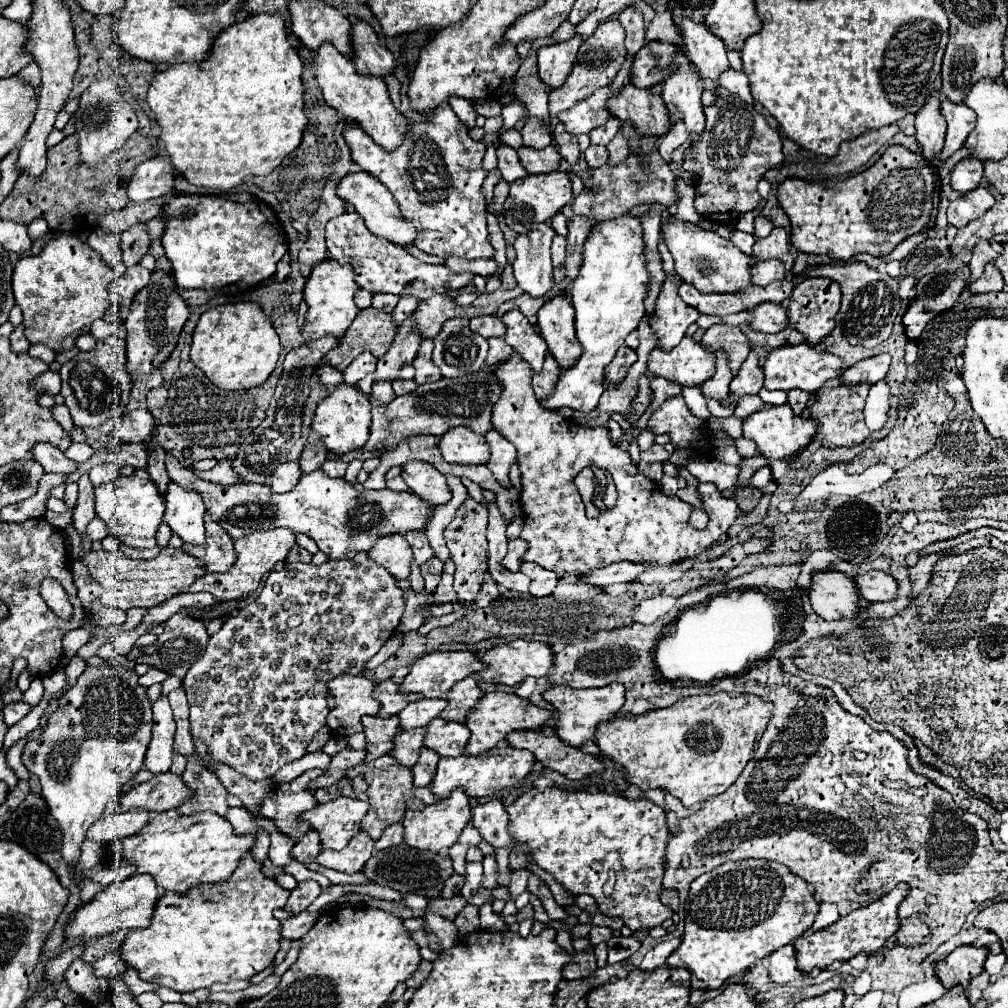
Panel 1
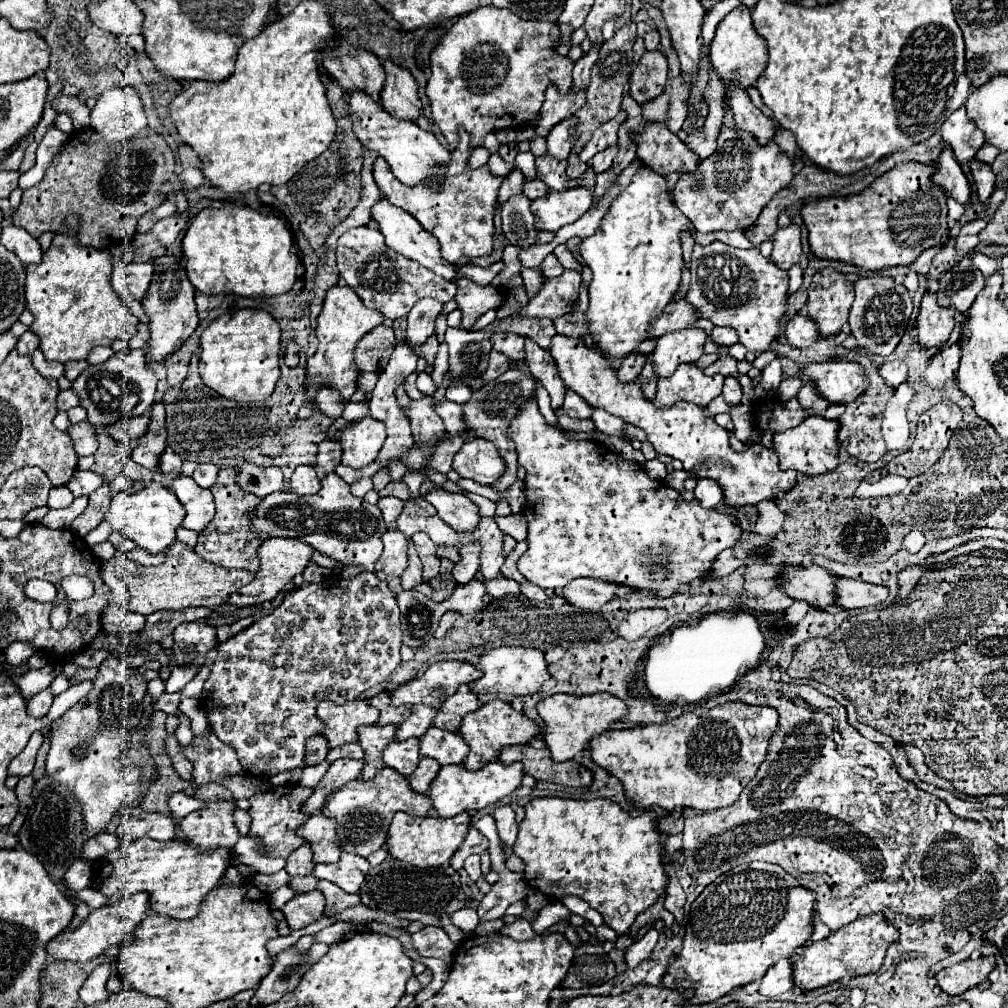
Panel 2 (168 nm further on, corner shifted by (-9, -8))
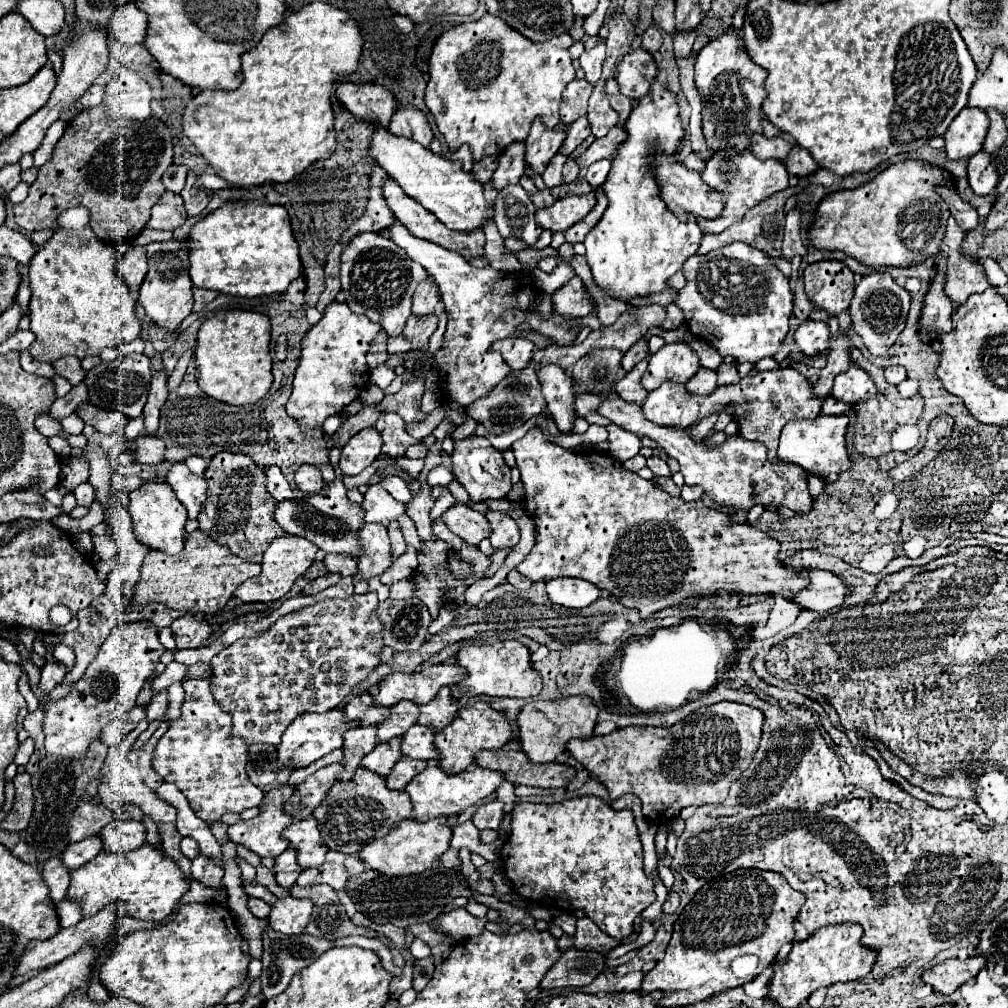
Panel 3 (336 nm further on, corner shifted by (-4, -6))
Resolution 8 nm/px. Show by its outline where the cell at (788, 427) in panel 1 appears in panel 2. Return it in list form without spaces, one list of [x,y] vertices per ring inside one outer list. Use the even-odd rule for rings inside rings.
[[[809,416],[803,420],[803,424],[789,428],[781,434],[775,434],[773,436],[773,448],[779,454],[779,468],[781,470],[793,468],[793,470],[807,474],[807,476],[817,476],[817,474],[825,474],[825,472],[835,470],[839,464],[837,432],[839,432],[839,422]]]

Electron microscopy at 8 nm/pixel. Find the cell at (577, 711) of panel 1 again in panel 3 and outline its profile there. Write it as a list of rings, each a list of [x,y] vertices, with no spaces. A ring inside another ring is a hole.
[[[568,696],[568,698],[560,698],[560,700],[534,700],[528,702],[520,714],[518,714],[518,726],[520,726],[520,744],[522,750],[528,754],[528,758],[536,764],[542,762],[554,762],[558,754],[566,752],[566,744],[572,738],[590,738],[594,732],[598,720],[598,706],[592,702],[592,698],[588,696]]]

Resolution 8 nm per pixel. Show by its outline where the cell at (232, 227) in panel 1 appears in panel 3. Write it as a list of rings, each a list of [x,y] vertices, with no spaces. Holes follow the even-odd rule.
[[[226,202],[192,226],[186,248],[194,286],[230,296],[280,294],[286,292],[292,280],[302,276],[298,244],[292,242],[290,218],[280,204]]]

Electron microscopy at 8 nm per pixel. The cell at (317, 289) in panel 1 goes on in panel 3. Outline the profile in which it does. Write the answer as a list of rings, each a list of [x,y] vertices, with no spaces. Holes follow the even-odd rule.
[[[334,300],[326,306],[318,324],[314,324],[302,340],[302,356],[294,374],[294,388],[286,410],[300,422],[304,430],[320,428],[332,414],[340,414],[352,400],[360,396],[360,390],[368,384],[366,352],[372,338],[382,326],[354,314],[346,302]]]

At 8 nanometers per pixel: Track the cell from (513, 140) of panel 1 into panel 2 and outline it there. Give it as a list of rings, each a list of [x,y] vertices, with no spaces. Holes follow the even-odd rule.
[[[519,152],[515,162],[527,180],[535,180],[535,156],[531,152]]]

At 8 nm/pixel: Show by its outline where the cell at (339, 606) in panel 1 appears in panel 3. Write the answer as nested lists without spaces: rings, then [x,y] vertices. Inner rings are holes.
[[[370,590],[366,594],[352,594],[348,598],[328,598],[328,600],[322,600],[322,602],[314,602],[310,606],[304,606],[304,608],[298,608],[298,610],[294,610],[290,614],[280,616],[268,630],[260,632],[258,636],[254,636],[254,638],[240,638],[234,644],[226,646],[222,652],[218,652],[212,658],[212,662],[210,662],[212,664],[210,690],[214,694],[214,700],[220,704],[220,708],[232,716],[232,734],[240,736],[248,746],[258,744],[258,742],[266,742],[266,744],[278,746],[284,730],[290,726],[290,722],[298,714],[302,714],[302,712],[324,712],[324,710],[330,710],[330,708],[338,708],[342,704],[342,700],[352,692],[352,688],[358,686],[360,682],[364,682],[374,672],[374,668],[380,664],[380,654],[384,650],[384,638],[382,638],[384,622],[380,622],[380,616],[376,614],[376,606],[378,604],[380,602],[378,602],[376,592],[370,592]]]

